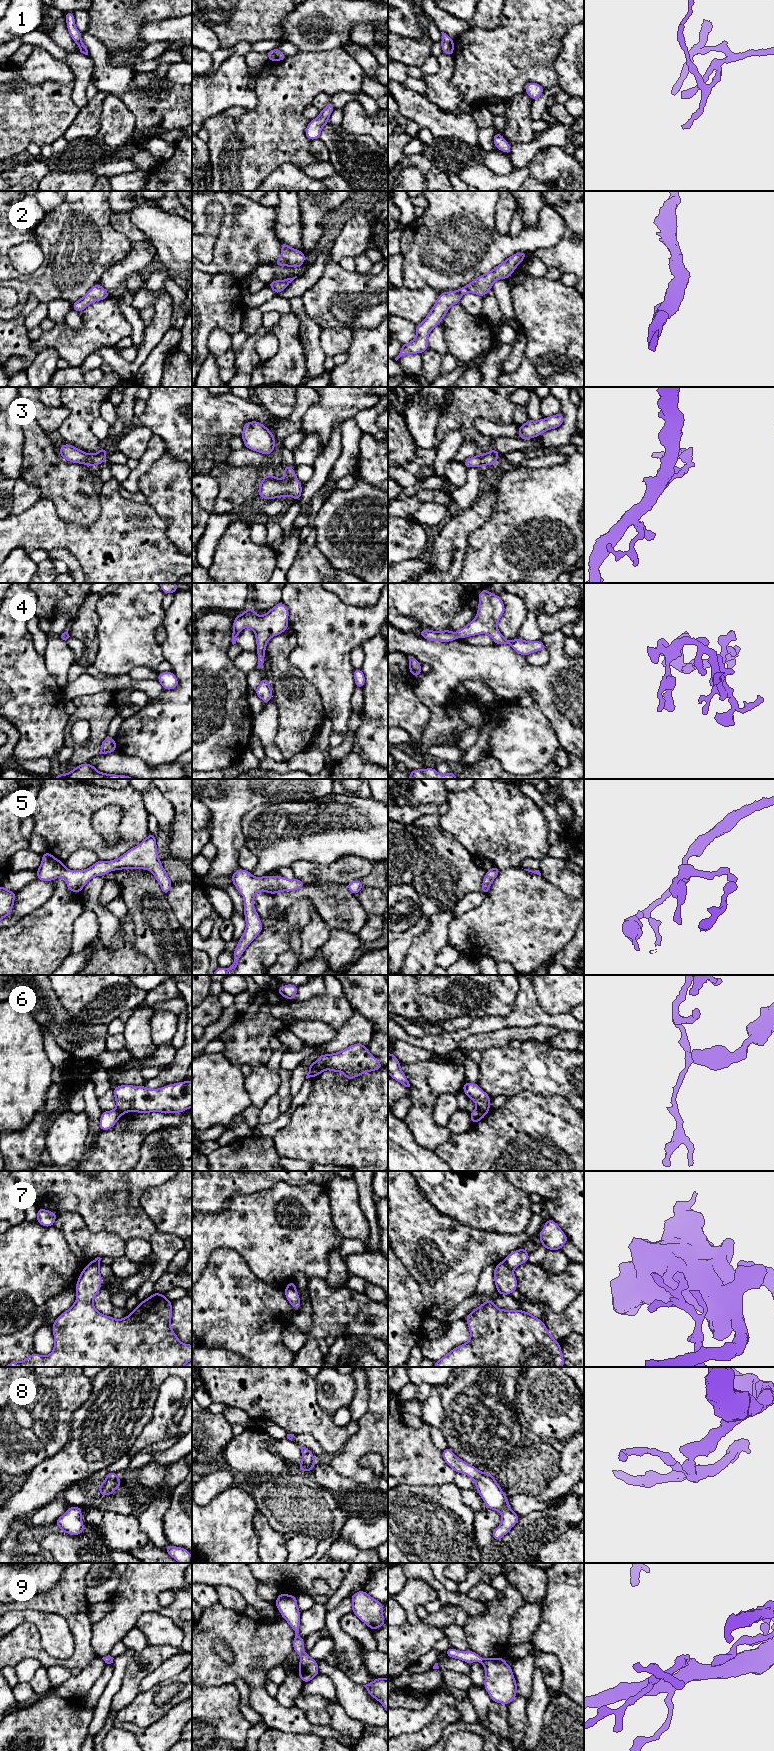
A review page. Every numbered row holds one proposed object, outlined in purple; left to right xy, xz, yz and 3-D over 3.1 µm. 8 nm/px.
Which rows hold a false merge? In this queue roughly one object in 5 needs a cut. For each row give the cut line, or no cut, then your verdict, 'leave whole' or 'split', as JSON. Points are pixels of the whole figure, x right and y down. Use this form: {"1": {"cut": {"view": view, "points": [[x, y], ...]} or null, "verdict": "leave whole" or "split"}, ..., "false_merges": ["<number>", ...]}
{"1": {"cut": null, "verdict": "leave whole"}, "2": {"cut": null, "verdict": "leave whole"}, "3": {"cut": null, "verdict": "leave whole"}, "4": {"cut": null, "verdict": "leave whole"}, "5": {"cut": null, "verdict": "leave whole"}, "6": {"cut": {"view": "yz", "points": [[476, 1108], [486, 1113]]}, "verdict": "split"}, "7": {"cut": {"view": "xz", "points": [[295, 1287], [285, 1289]]}, "verdict": "split"}, "8": {"cut": null, "verdict": "leave whole"}, "9": {"cut": null, "verdict": "leave whole"}, "false_merges": ["6", "7"]}

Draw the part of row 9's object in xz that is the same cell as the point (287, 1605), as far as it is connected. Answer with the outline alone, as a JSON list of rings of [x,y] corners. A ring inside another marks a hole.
[[[280,1593],[274,1603],[283,1619],[288,1622],[295,1632],[293,1650],[300,1655],[298,1675],[303,1683],[308,1683],[320,1672],[317,1661],[304,1652],[305,1639],[297,1635],[300,1628],[301,1614],[297,1605],[297,1596]]]

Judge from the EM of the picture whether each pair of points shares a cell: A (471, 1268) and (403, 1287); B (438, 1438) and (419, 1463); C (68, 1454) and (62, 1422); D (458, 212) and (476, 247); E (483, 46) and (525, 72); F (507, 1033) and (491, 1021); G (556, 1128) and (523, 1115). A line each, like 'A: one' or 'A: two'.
A: two
B: two
C: two
D: one
E: one
F: two
G: one

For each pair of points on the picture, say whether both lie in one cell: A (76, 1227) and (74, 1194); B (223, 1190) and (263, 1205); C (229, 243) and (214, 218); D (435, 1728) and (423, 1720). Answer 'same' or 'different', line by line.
A: different
B: different
C: different
D: different

